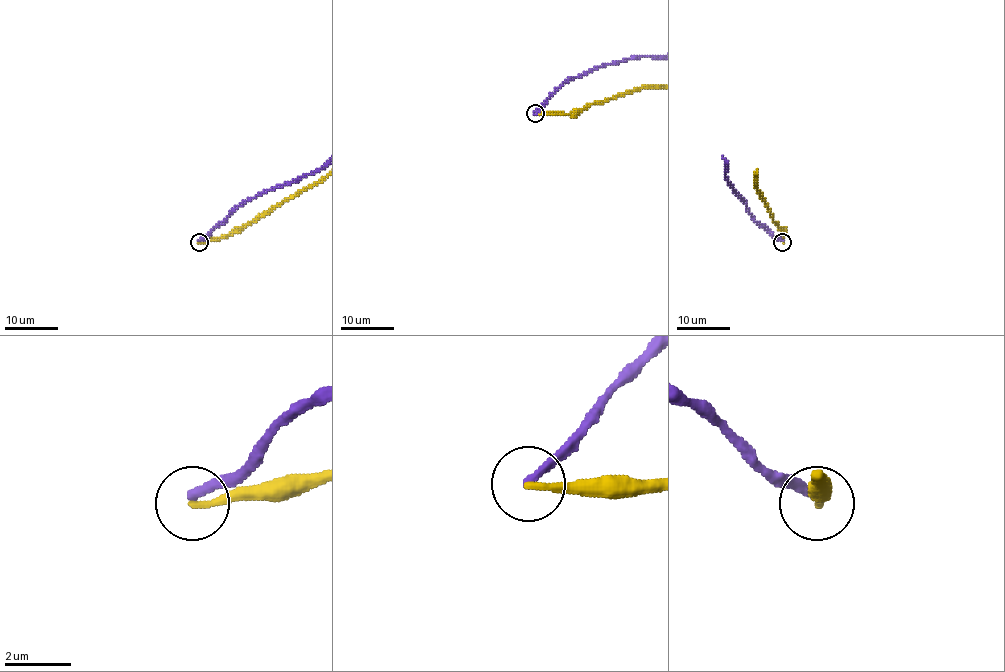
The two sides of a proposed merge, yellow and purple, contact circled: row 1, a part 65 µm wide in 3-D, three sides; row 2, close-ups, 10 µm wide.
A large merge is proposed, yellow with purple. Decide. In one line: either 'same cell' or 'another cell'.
another cell

